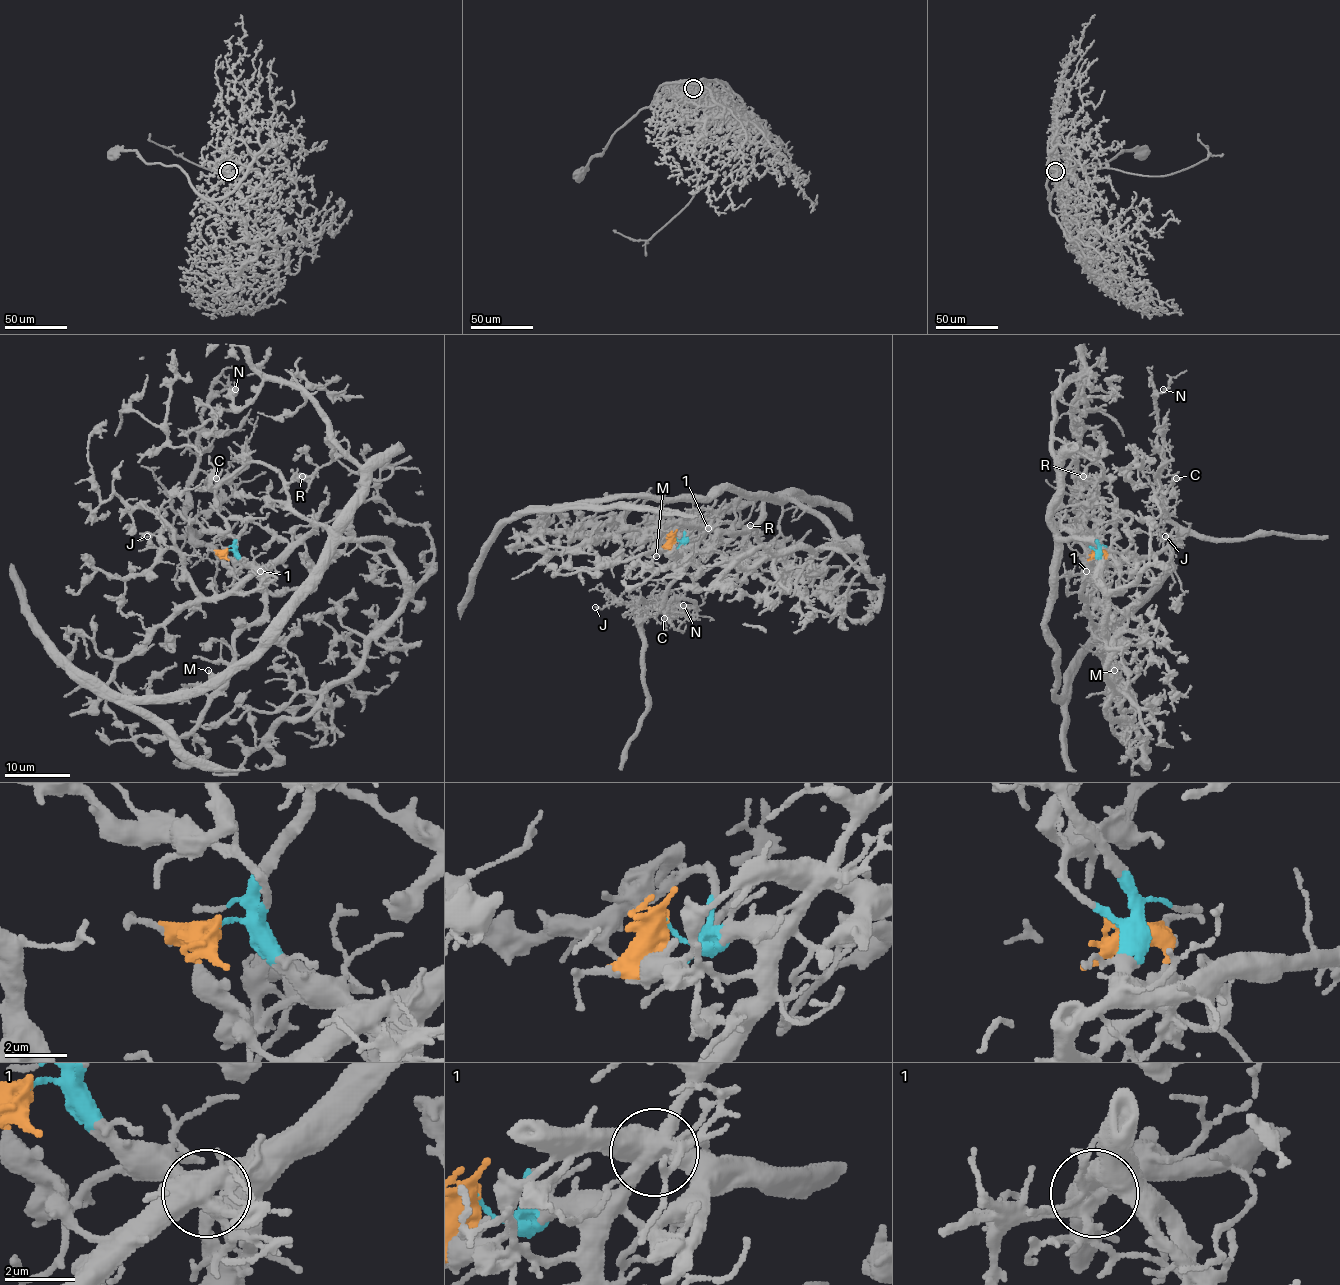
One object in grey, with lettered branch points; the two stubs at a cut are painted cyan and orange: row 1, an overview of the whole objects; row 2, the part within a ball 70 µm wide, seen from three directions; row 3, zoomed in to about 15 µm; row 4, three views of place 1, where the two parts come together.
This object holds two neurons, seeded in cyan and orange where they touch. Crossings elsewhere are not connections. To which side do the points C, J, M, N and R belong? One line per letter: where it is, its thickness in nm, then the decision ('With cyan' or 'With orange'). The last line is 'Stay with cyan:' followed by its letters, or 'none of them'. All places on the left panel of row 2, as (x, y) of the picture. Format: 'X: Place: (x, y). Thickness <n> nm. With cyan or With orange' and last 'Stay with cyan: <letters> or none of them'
C: Place: (216, 478). Thickness 170 nm. With cyan
J: Place: (147, 536). Thickness 150 nm. With cyan
M: Place: (208, 670). Thickness 360 nm. With orange
N: Place: (235, 389). Thickness 150 nm. With cyan
R: Place: (302, 476). Thickness 120 nm. With orange
Stay with cyan: C, J, N

